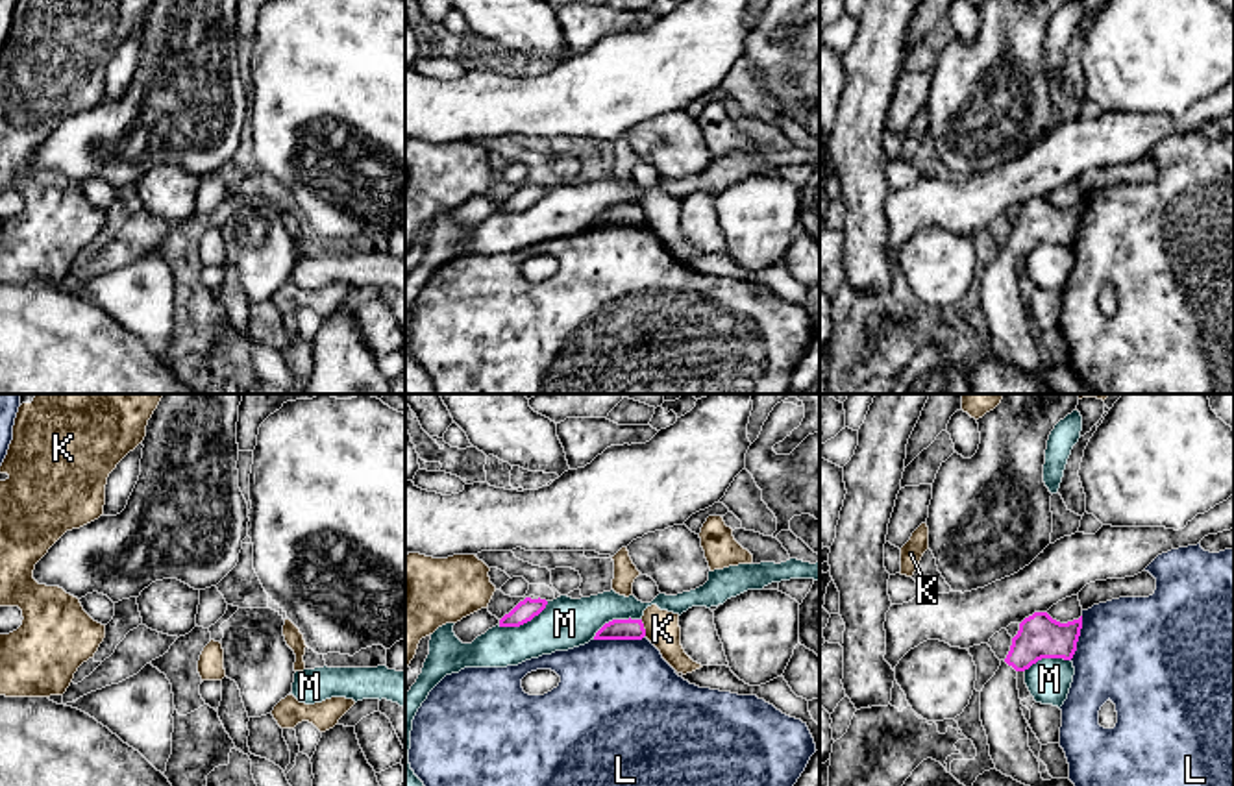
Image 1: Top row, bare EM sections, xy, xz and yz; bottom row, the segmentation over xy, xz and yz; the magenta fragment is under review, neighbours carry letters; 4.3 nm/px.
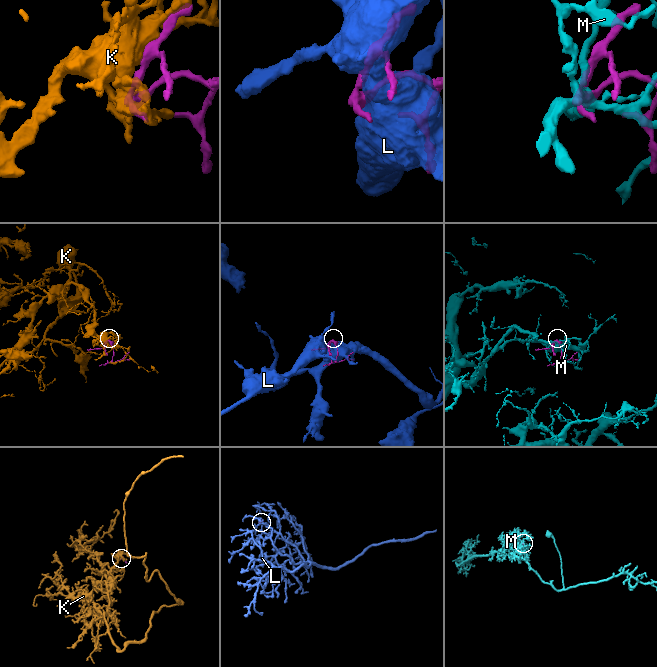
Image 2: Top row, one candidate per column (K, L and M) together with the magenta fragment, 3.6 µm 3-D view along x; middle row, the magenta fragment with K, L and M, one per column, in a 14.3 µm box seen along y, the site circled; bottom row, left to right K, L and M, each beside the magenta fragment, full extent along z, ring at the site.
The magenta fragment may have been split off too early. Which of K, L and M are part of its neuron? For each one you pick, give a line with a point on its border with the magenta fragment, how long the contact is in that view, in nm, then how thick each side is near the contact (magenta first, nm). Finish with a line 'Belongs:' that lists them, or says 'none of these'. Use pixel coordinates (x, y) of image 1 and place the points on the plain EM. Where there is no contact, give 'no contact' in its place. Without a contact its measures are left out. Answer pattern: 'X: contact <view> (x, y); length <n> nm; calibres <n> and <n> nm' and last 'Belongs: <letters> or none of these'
Belongs: none of these

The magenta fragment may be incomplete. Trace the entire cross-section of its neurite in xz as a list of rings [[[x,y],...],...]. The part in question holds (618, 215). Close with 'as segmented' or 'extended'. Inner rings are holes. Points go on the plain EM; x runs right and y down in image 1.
[[[612,205],[605,209],[594,222],[594,226],[642,226],[646,215],[642,205]]]; as segmented

